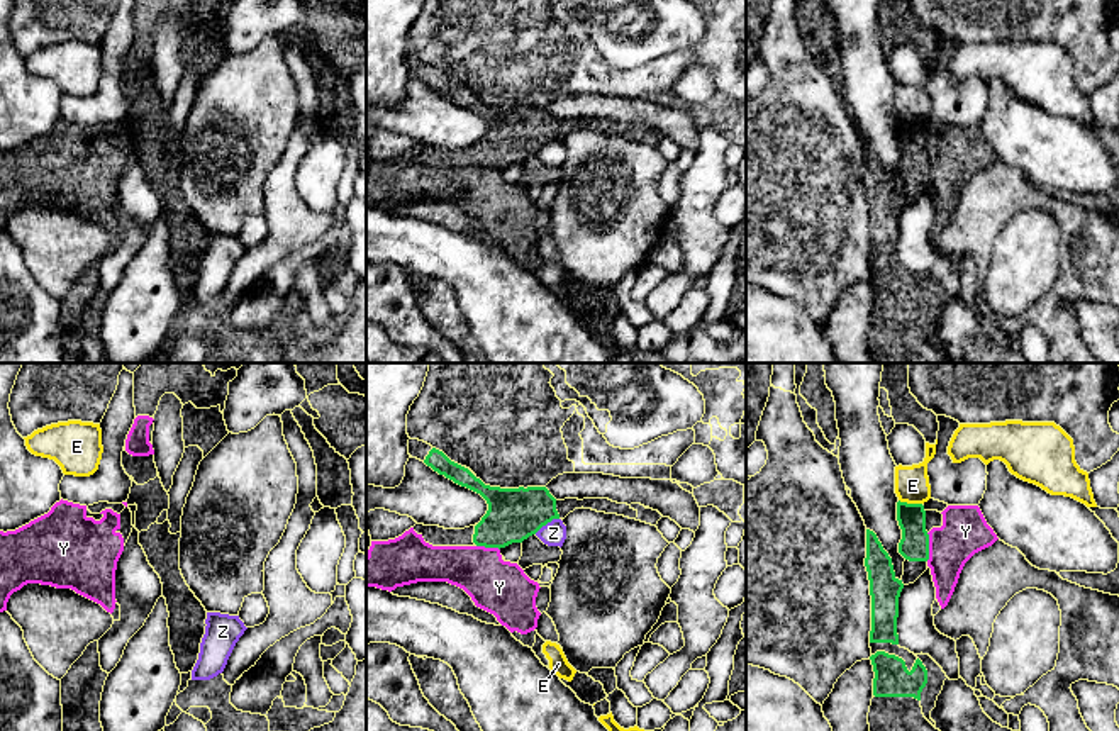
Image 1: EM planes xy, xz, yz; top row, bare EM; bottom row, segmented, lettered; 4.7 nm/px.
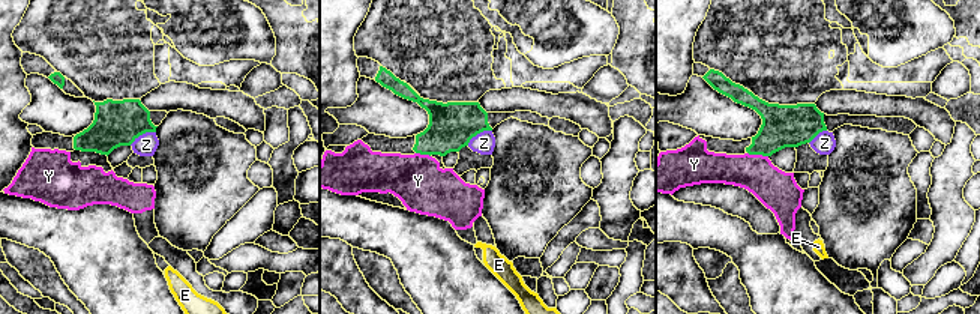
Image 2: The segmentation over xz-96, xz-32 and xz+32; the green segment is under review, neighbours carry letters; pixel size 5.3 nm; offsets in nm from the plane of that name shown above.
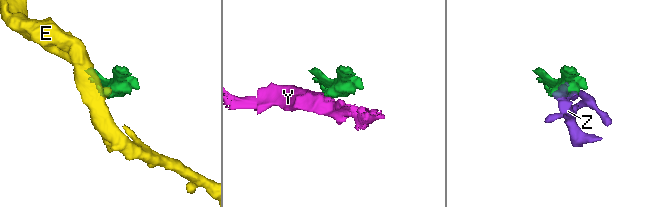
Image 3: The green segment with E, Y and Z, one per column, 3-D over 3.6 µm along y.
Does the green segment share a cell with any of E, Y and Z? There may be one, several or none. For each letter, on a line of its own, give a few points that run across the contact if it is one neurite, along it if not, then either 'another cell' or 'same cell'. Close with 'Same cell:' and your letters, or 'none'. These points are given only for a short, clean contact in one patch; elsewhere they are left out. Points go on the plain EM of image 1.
E: yz (899, 119), (909, 124), (921, 124) | another cell
Y: yz (926, 153), (928, 180) | another cell
Z: another cell
Same cell: none

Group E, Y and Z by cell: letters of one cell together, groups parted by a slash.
E / Y / Z

